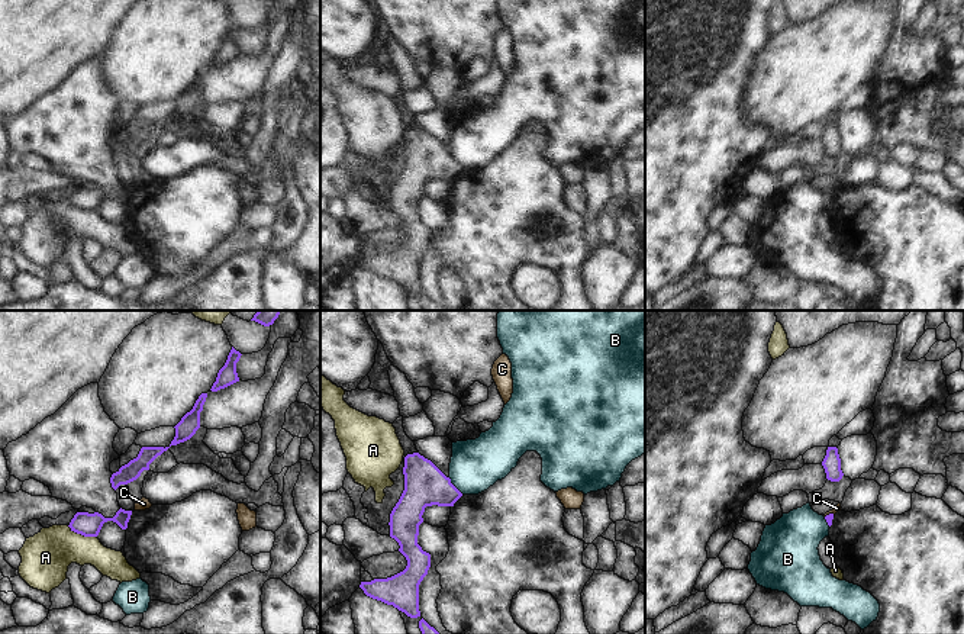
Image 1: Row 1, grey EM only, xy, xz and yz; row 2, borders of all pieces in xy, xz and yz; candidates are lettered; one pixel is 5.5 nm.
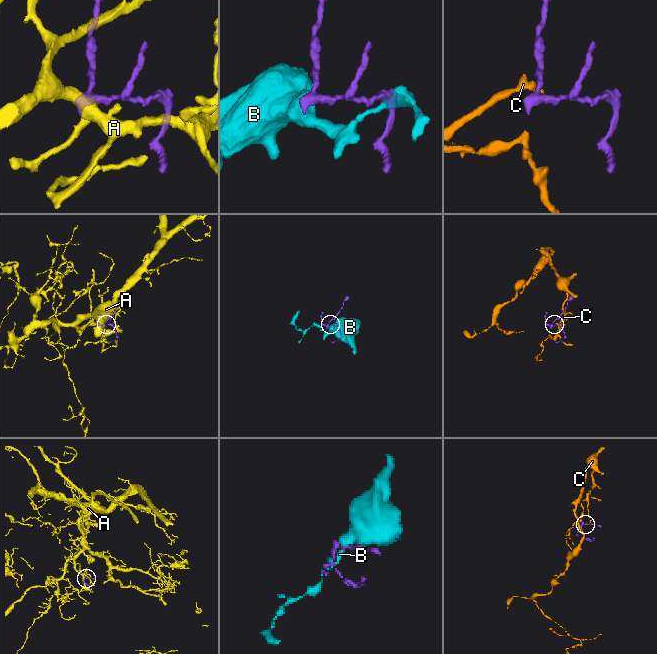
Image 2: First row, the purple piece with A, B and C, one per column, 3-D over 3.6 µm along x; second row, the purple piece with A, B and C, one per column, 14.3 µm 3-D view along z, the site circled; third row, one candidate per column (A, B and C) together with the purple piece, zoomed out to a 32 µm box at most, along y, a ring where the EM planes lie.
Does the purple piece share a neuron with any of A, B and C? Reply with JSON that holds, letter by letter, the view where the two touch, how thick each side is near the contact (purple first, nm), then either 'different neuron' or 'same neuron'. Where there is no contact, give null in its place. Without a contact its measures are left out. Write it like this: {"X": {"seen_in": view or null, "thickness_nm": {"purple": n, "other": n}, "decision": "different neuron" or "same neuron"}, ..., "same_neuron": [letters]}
{"A": {"seen_in": "xy", "thickness_nm": {"purple": 130, "other": 280}, "decision": "different neuron"}, "B": {"seen_in": "xz", "thickness_nm": {"purple": 240, "other": 280}, "decision": "different neuron"}, "C": {"seen_in": "yz", "thickness_nm": {"purple": 40, "other": 40}, "decision": "different neuron"}, "same_neuron": []}

